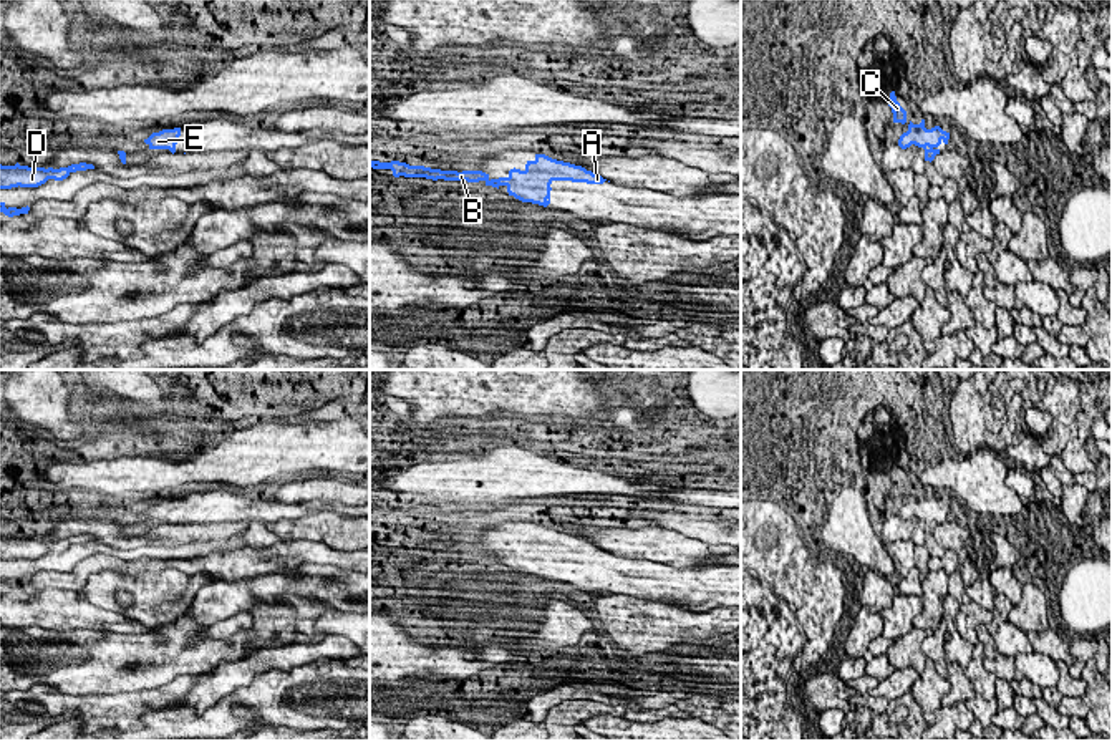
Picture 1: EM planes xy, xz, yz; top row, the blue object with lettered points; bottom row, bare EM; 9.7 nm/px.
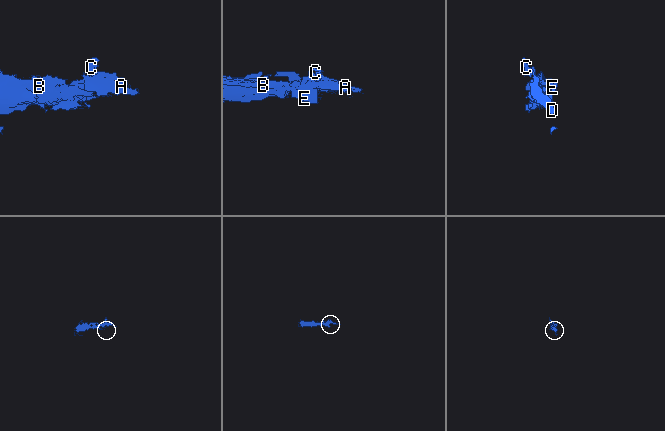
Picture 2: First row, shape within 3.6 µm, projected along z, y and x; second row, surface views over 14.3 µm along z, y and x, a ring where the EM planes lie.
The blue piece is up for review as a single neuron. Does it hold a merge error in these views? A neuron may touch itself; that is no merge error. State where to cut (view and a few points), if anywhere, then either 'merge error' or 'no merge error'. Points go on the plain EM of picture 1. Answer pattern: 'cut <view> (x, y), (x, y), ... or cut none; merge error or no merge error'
cut none; no merge error

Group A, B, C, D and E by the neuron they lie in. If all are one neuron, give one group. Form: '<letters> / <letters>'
A B C D E

